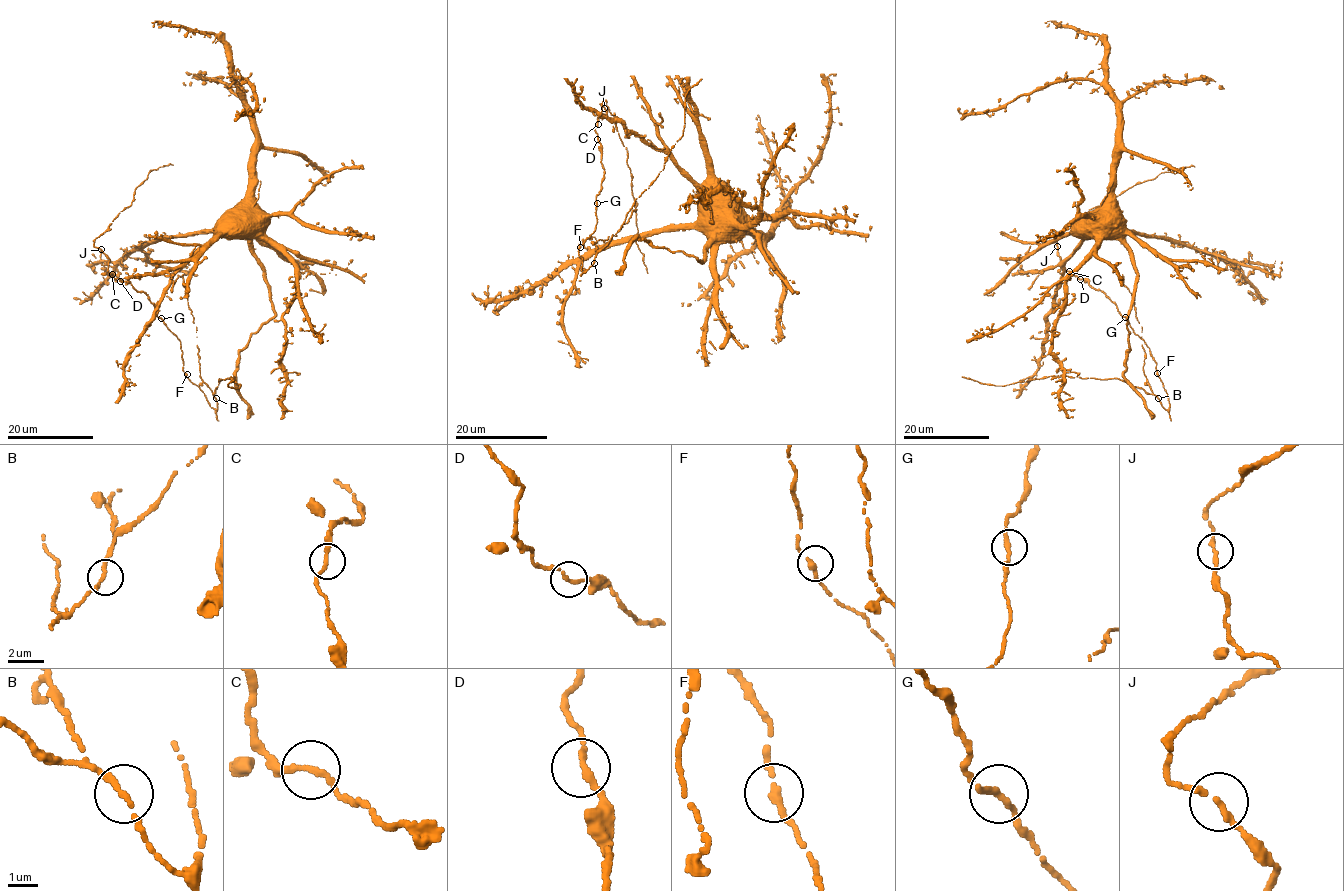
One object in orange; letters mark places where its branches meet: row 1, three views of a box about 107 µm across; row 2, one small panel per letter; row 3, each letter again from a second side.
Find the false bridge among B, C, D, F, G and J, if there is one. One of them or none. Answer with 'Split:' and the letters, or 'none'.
Split: none

